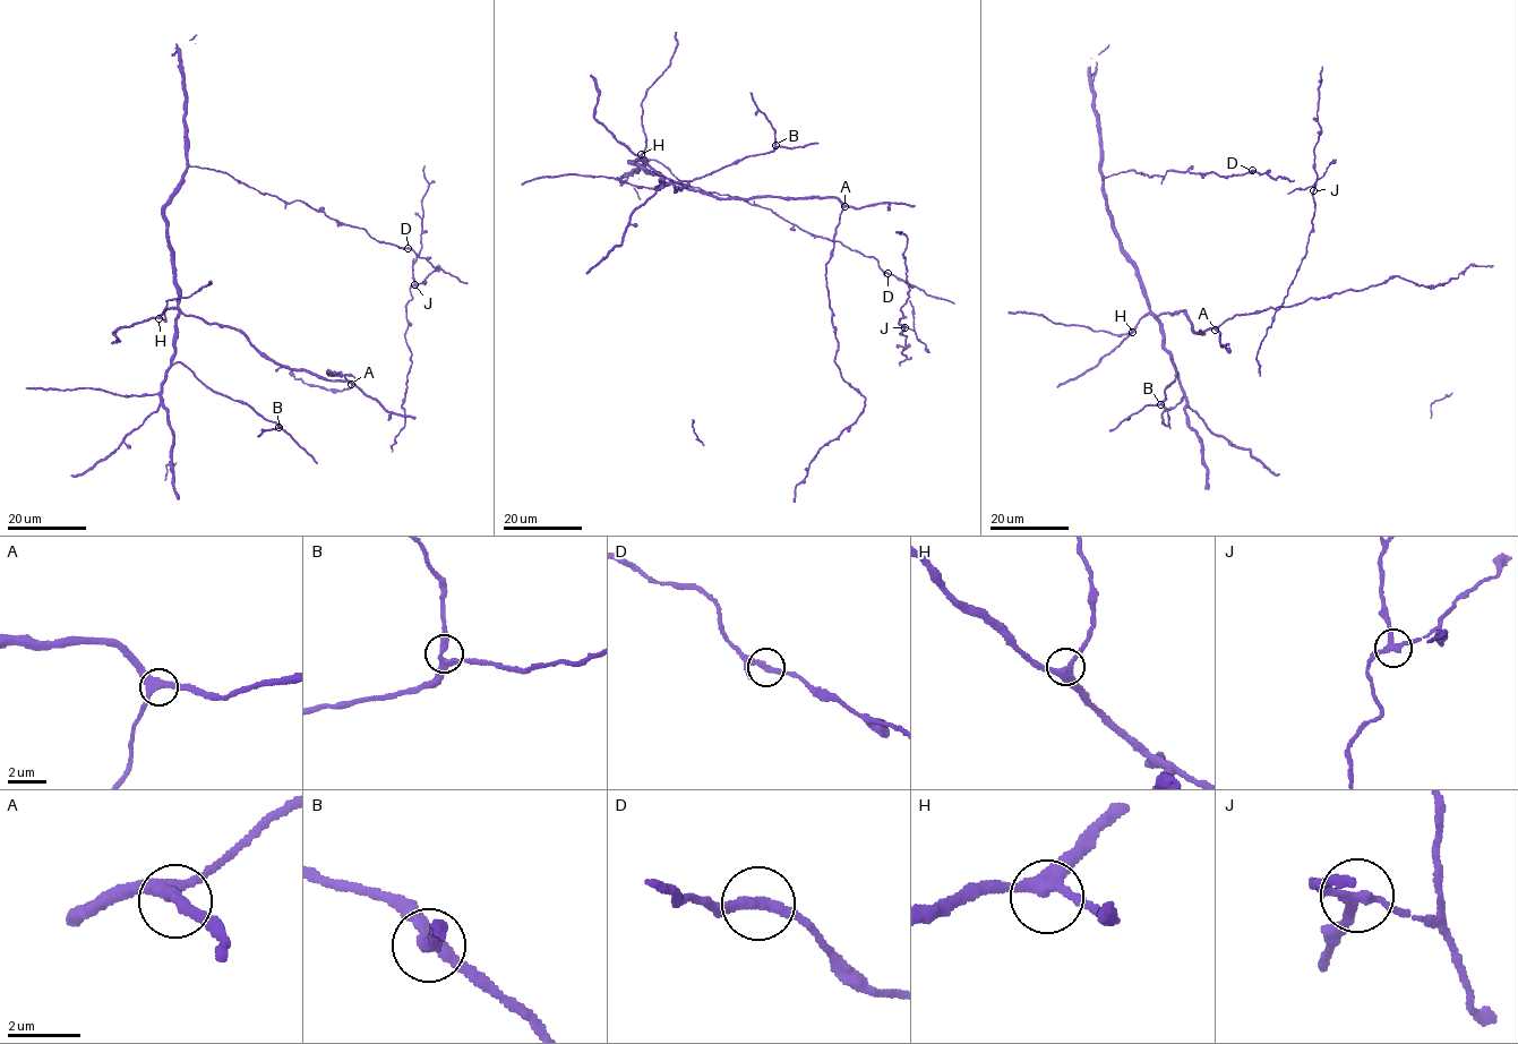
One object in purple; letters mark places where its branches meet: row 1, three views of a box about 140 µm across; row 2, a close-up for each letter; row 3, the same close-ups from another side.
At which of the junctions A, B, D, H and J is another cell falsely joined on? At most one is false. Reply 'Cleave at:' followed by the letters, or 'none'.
Cleave at: J

